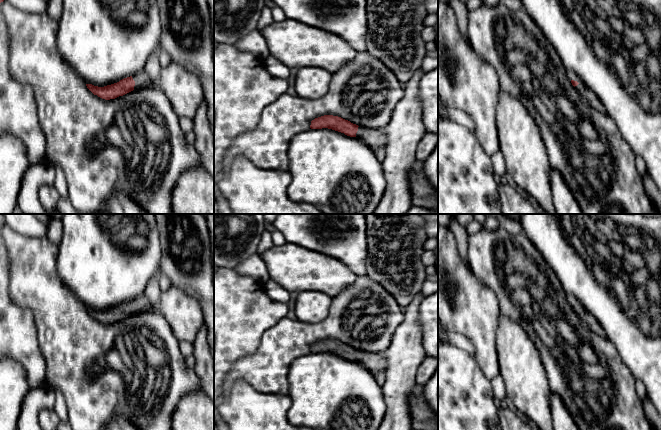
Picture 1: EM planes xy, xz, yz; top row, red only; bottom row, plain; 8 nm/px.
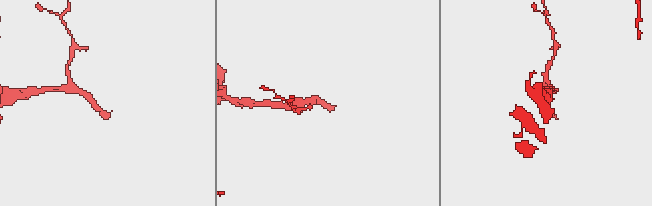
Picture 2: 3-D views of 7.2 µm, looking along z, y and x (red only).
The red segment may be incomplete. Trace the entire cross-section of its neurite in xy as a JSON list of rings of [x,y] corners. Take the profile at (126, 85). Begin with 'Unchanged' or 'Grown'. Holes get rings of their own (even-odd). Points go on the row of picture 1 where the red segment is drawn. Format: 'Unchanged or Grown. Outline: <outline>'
Grown. Outline: [[[140,71],[133,76],[104,87],[94,86],[92,84],[86,84],[86,86],[94,95],[105,100],[110,100],[123,96],[133,90],[151,85],[153,82],[144,71]]]

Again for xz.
Grown. Outline: [[[324,115],[311,121],[311,129],[328,128],[350,137],[357,137],[368,145],[374,152],[387,143],[383,130],[358,126],[338,116]]]

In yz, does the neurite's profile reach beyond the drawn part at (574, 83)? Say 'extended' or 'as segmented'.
extended

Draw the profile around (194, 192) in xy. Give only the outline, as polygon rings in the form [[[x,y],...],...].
[[[201,165],[180,177],[171,194],[172,214],[214,214],[214,178]]]

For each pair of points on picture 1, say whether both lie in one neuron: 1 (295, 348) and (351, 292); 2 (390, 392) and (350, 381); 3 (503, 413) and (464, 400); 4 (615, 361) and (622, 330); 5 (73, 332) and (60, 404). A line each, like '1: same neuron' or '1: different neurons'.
1: same neuron
2: different neurons
3: different neurons
4: different neurons
5: different neurons

